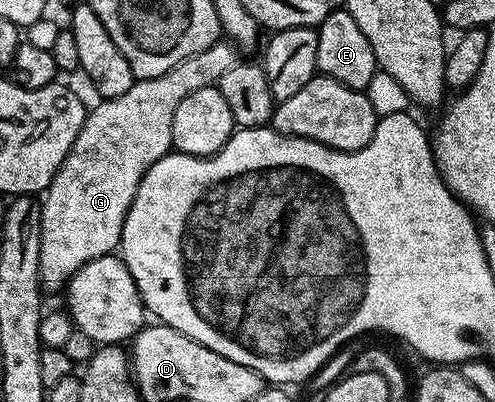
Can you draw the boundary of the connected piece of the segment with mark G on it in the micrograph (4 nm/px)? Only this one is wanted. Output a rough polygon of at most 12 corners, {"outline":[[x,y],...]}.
{"outline":[[214,42],[90,107],[41,198],[39,285],[120,249],[177,104],[218,83]]}

